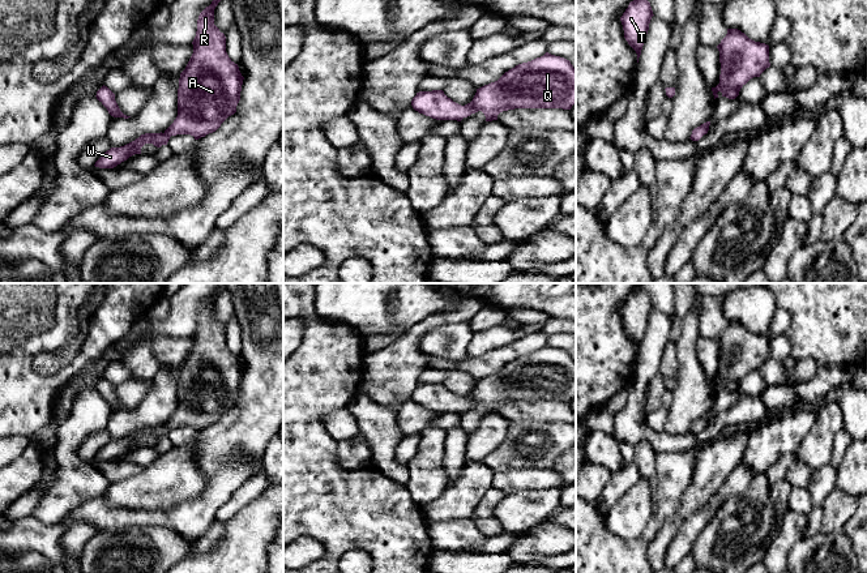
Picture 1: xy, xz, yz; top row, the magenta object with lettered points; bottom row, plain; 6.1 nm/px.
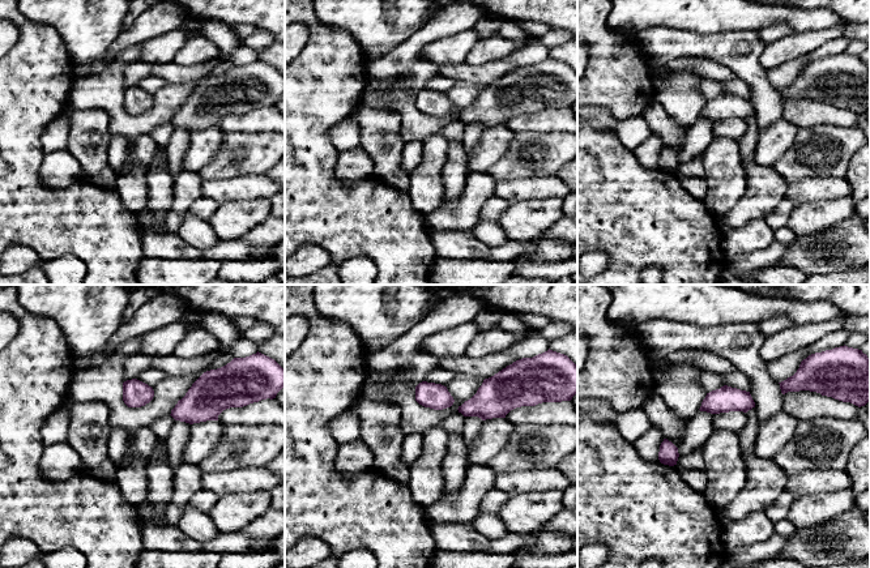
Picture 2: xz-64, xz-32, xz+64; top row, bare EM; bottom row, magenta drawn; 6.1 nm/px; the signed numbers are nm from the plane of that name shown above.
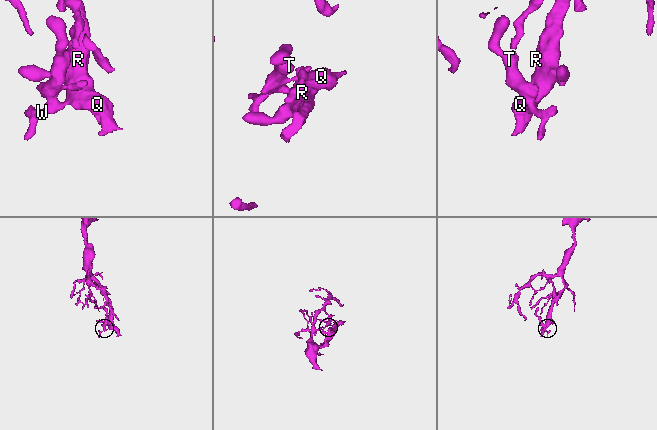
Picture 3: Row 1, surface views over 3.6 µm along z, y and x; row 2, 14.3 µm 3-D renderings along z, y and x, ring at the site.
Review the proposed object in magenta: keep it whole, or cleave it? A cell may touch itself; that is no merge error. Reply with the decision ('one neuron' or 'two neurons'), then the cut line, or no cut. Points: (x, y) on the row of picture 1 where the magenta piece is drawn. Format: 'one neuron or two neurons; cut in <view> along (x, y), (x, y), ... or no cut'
one neuron; no cut

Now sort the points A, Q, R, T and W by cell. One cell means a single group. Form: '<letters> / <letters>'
A Q R T W

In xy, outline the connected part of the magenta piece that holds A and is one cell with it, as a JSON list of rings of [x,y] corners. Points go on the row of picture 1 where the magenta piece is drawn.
[[[213,0],[198,16],[193,54],[179,78],[174,123],[163,133],[145,133],[124,146],[111,147],[95,162],[95,167],[114,168],[141,154],[145,144],[161,147],[171,136],[191,134],[198,140],[215,132],[236,112],[244,77],[226,52],[225,34],[214,25],[214,9],[219,1]]]

